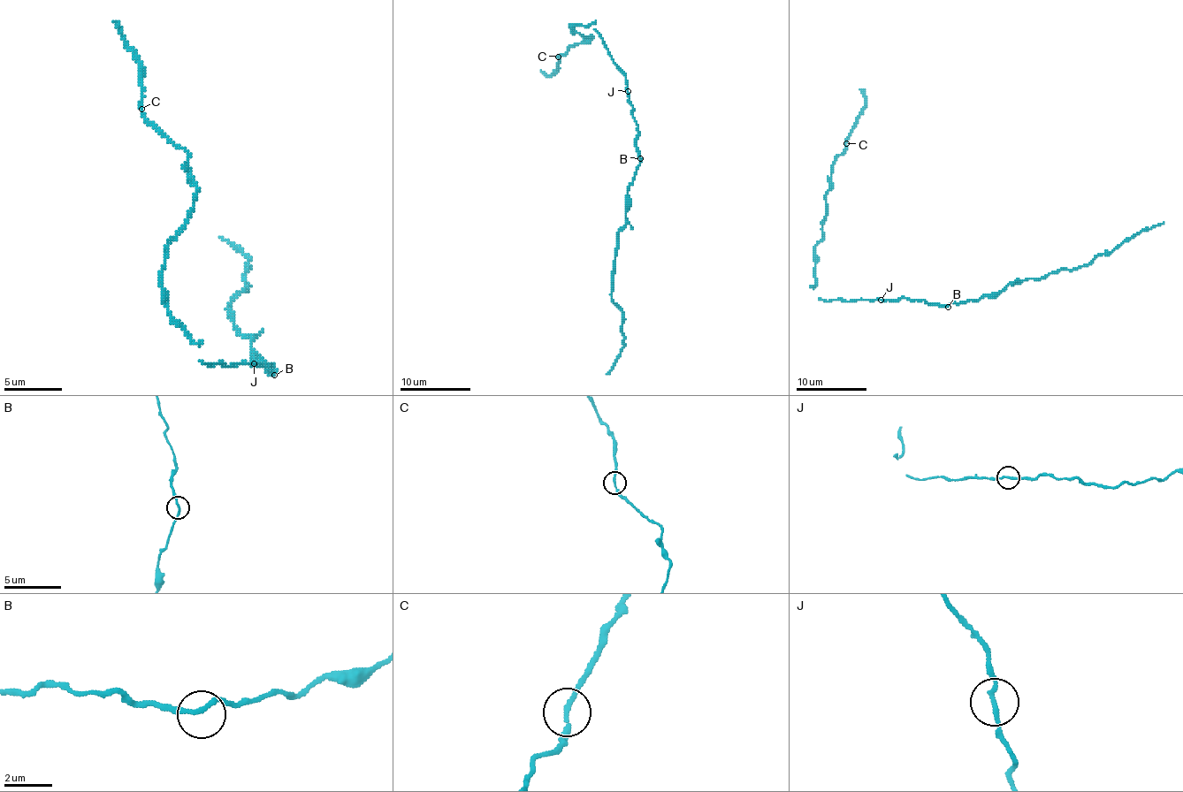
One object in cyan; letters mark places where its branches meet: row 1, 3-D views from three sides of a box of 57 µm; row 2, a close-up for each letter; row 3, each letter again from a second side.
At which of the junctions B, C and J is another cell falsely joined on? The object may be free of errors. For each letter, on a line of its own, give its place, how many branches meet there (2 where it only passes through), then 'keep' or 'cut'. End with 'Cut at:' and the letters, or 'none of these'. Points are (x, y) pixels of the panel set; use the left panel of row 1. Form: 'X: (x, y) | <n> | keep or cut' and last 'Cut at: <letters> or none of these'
B: (274, 375) | 2 | keep
C: (141, 109) | 2 | keep
J: (254, 363) | 2 | keep
Cut at: none of these

